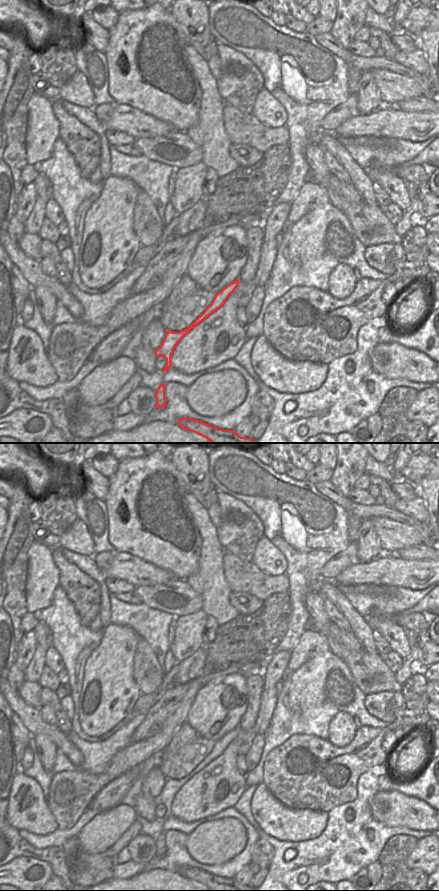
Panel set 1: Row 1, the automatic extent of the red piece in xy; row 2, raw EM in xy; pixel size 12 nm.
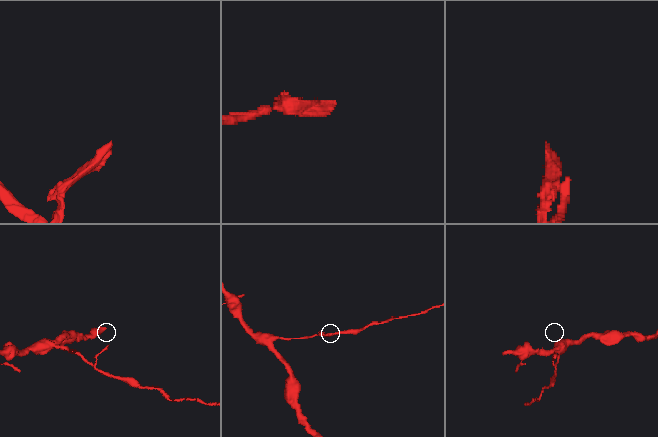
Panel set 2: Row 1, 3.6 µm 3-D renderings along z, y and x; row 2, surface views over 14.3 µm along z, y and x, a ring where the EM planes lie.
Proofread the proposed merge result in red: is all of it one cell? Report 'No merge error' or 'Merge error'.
No merge error

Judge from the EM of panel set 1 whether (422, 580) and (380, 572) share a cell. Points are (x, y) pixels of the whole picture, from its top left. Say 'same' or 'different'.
same

